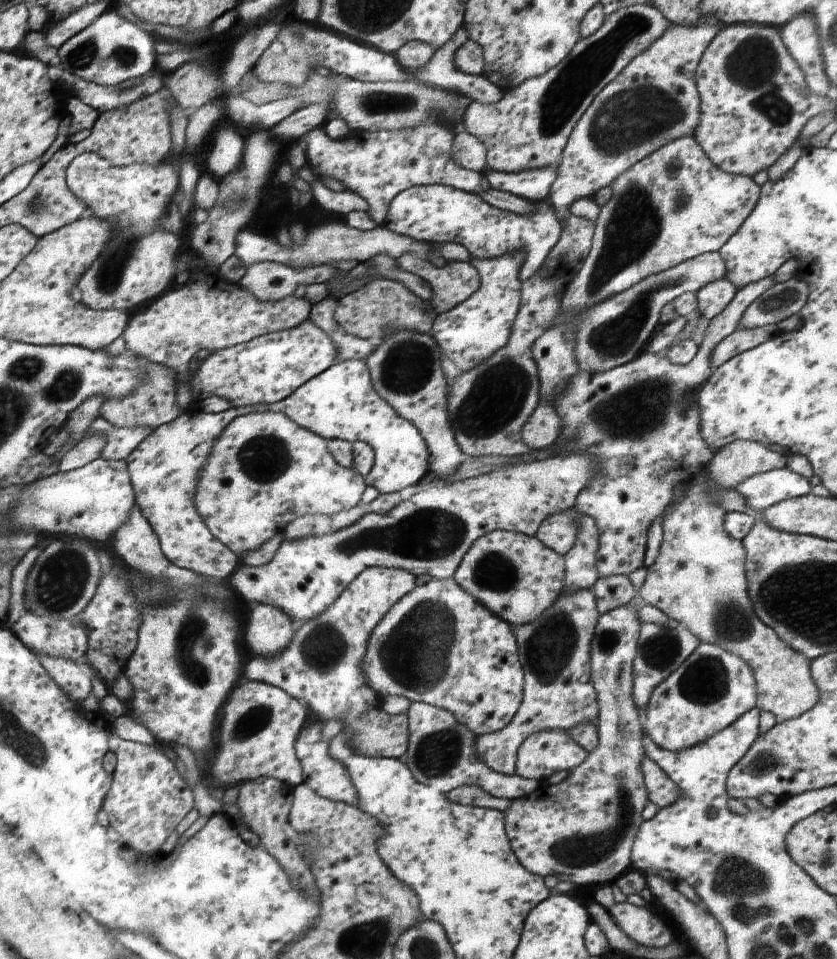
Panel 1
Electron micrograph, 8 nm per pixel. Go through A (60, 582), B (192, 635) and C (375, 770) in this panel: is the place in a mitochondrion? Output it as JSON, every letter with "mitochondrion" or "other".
{"A":"mitochondrion","B":"mitochondrion","C":"other"}

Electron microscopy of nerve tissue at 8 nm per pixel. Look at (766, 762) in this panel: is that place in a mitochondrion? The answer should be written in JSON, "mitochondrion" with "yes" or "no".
{"mitochondrion":"yes"}

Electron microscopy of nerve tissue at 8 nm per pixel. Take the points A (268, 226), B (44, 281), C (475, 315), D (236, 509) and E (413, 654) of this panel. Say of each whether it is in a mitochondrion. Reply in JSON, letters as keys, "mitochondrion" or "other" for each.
{"A":"other","B":"other","C":"other","D":"other","E":"mitochondrion"}

